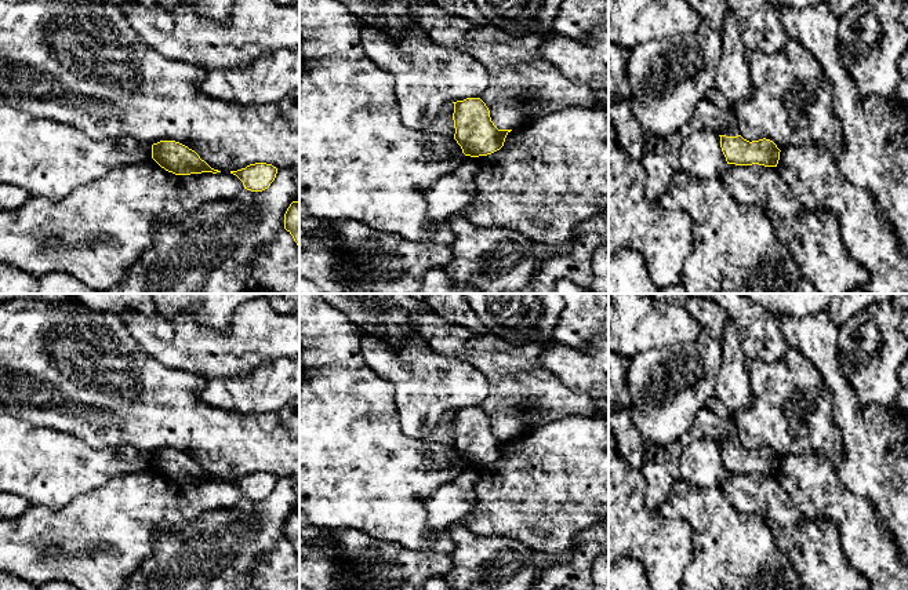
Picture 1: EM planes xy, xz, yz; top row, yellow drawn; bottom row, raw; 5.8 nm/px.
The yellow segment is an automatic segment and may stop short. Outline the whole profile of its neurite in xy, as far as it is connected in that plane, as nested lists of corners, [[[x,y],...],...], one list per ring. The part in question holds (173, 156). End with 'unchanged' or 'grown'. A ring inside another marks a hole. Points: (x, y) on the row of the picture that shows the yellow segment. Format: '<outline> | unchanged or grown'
[[[160,141],[153,143],[152,159],[161,168],[175,175],[221,172],[211,168],[195,150],[175,141]]] | unchanged

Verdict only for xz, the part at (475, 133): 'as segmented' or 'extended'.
as segmented

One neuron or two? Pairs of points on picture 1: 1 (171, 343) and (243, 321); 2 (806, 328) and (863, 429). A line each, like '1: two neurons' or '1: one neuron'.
1: one neuron
2: one neuron

